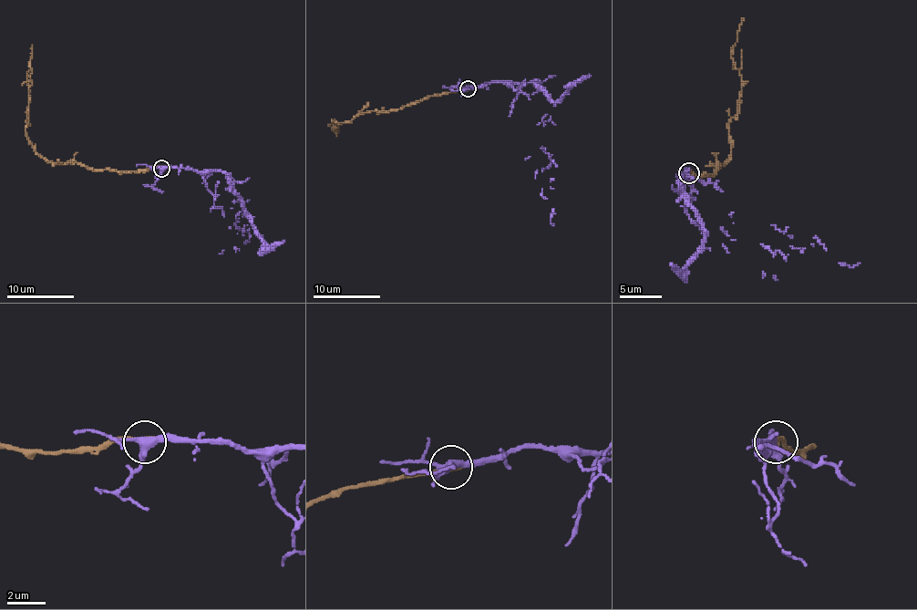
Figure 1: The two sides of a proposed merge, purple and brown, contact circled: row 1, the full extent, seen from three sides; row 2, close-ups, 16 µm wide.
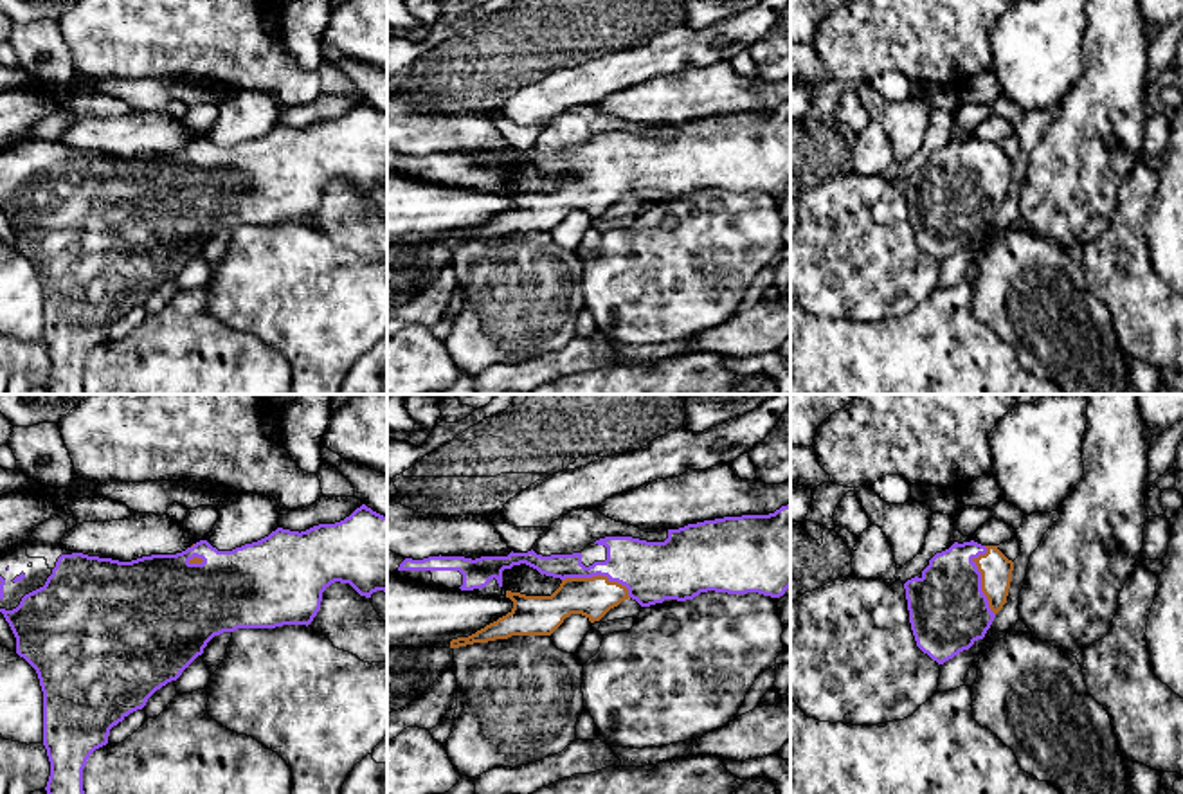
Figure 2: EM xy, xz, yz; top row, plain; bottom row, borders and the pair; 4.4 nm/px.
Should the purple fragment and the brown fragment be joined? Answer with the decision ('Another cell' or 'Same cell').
Same cell

